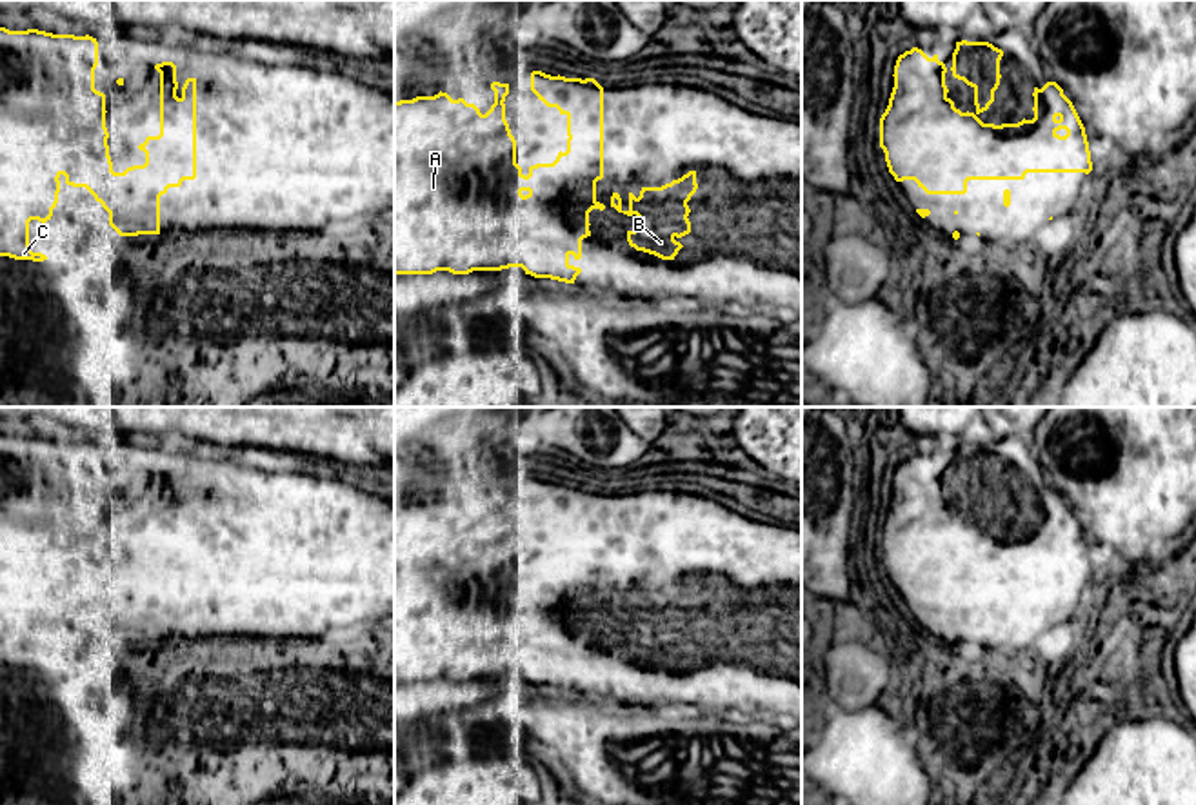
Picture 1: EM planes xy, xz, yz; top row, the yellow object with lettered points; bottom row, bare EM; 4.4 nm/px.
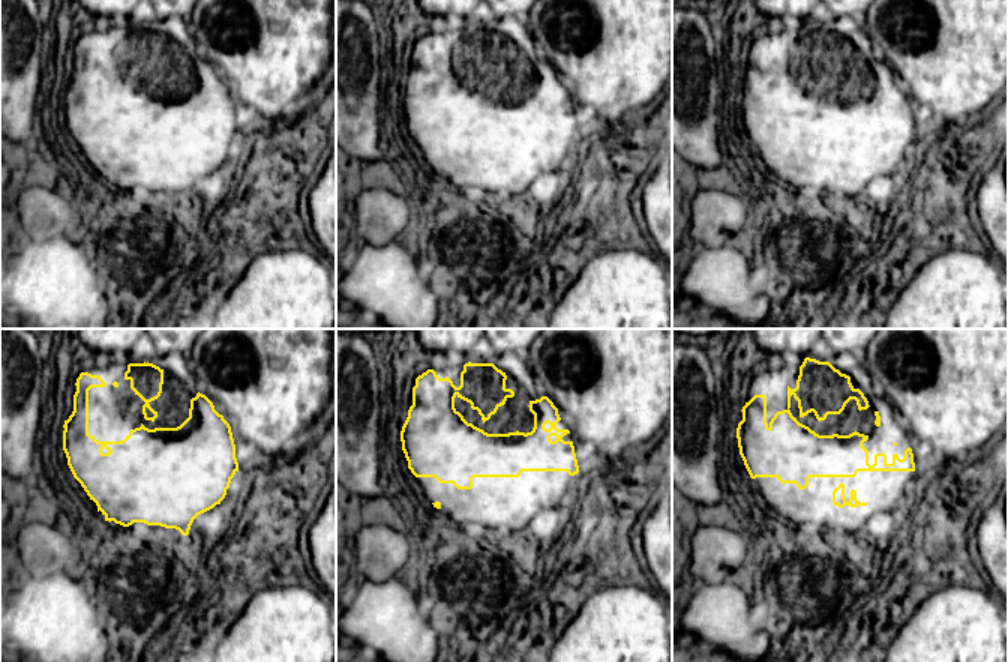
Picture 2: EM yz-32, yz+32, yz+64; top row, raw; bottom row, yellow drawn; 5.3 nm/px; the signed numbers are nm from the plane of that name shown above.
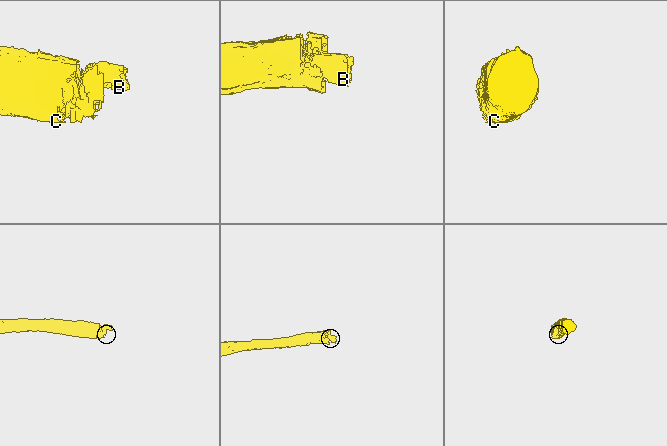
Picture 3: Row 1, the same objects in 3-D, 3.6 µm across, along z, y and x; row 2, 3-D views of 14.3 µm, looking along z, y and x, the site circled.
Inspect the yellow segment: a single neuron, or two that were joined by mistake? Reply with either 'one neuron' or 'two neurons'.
two neurons

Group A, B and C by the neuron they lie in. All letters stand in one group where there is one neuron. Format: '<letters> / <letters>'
A C / B

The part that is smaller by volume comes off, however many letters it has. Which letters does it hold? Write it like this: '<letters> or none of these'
B

